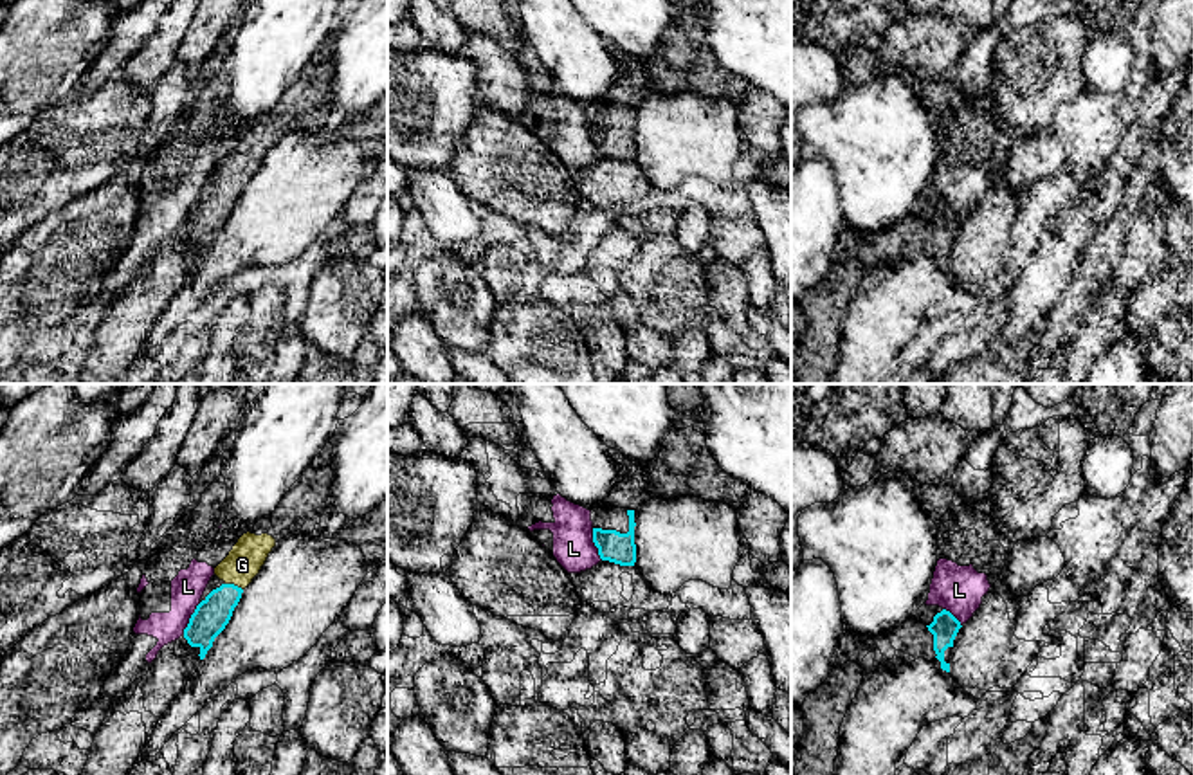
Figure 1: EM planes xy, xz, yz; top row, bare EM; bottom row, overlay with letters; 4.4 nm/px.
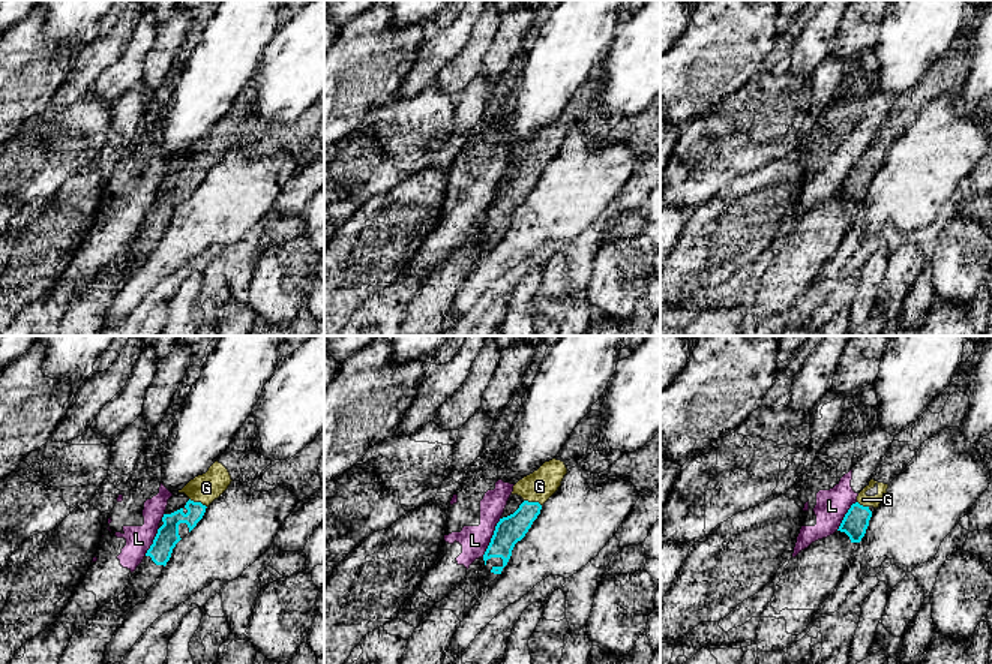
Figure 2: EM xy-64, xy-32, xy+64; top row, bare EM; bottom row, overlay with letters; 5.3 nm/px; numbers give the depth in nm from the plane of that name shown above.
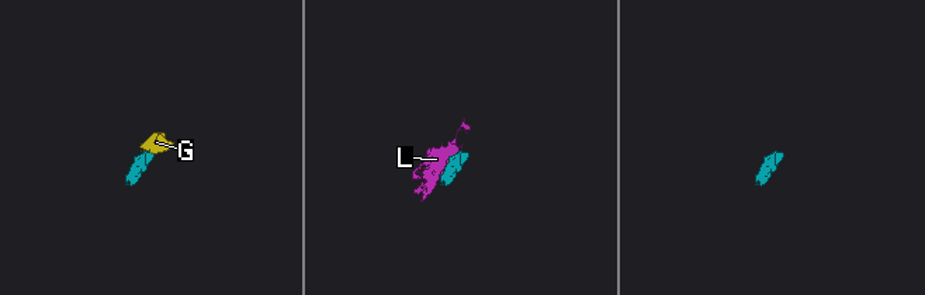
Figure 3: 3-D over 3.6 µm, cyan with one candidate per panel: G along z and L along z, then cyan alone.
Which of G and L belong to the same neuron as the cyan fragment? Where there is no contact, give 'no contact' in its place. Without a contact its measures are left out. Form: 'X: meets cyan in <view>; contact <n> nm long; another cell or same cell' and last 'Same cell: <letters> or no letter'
G: meets cyan in xy; contact 90 nm long; same cell
L: meets cyan in xy; contact 170 nm long; another cell
Same cell: G

